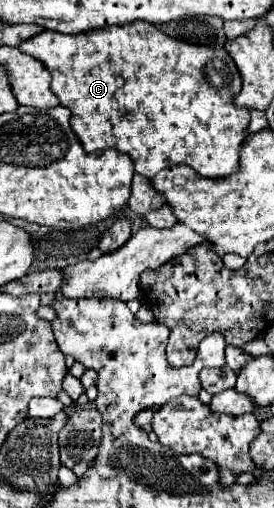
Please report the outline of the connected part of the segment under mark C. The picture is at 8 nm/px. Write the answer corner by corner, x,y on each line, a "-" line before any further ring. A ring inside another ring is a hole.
130,22
124,26
106,26
106,28
96,30
96,34
60,34
60,32
44,30
36,36
24,40
18,48
20,48
20,52
34,56
36,60
40,60
48,68
48,72
52,76
52,92
58,96
62,106
70,108
70,112
72,112
70,126
72,126
74,134
78,136
82,148
88,154
92,154
96,150
106,150
106,148
116,148
120,152
126,152
134,162
134,170
146,178
152,178
160,170
164,170
168,166
178,166
178,164
190,166
192,170
196,170
204,178
224,178
224,176
234,174
238,170
238,154
240,154
240,146
246,138
250,112
238,110
232,104
232,94
240,92
240,74
238,74
232,58
228,56
228,52
224,48
206,48
206,46
194,46
194,44
184,46
182,40
166,36
154,24
148,24
148,22

